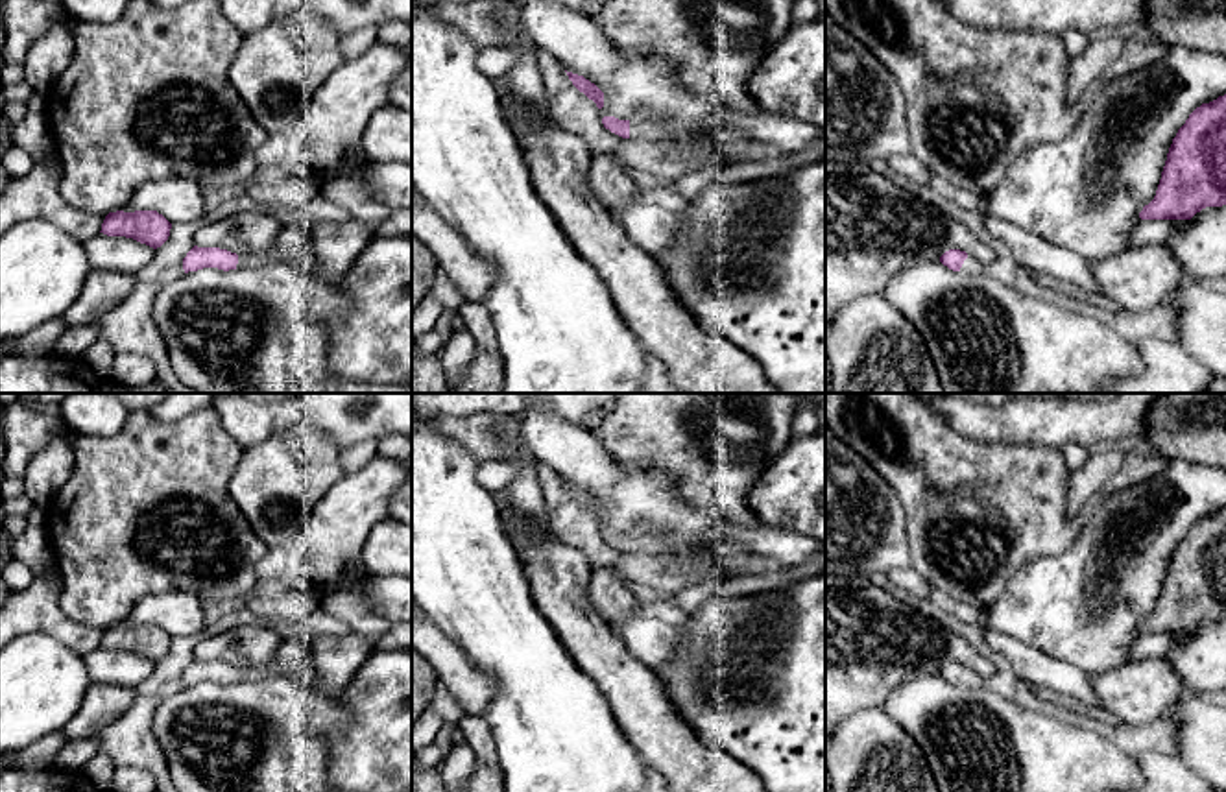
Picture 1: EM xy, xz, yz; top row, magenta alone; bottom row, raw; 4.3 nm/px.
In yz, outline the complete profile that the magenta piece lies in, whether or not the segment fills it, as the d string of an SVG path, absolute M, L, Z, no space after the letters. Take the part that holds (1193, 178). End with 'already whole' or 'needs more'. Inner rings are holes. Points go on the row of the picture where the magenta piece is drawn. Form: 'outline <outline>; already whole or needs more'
outline M1226 94L1196 107L1178 129L1167 153L1154 199L1141 220L1191 220L1206 207L1226 205Z; already whole

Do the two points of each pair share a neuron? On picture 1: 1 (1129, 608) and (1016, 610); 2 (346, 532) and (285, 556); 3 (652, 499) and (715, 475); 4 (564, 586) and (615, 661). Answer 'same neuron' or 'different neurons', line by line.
1: same neuron
2: different neurons
3: different neurons
4: same neuron

